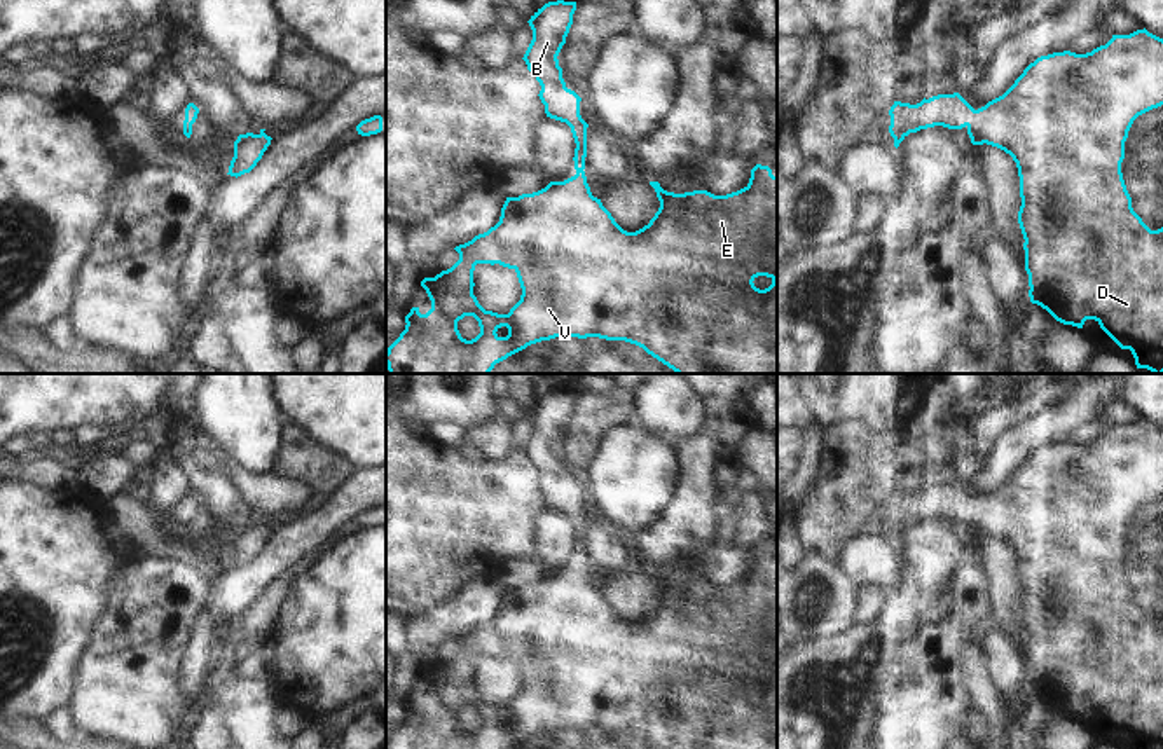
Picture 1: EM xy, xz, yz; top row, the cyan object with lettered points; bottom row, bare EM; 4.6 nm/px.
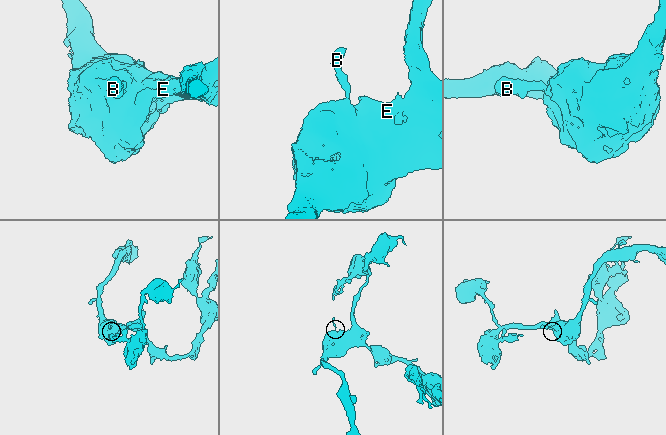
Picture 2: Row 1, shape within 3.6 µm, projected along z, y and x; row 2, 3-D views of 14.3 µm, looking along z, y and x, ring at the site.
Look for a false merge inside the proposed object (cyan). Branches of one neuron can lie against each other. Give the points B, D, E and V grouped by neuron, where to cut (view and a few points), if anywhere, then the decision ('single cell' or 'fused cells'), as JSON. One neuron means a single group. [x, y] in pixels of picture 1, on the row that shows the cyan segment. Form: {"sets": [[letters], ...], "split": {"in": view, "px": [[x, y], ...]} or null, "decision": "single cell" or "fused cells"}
{"sets": [["B", "D", "E", "V"]], "split": null, "decision": "single cell"}

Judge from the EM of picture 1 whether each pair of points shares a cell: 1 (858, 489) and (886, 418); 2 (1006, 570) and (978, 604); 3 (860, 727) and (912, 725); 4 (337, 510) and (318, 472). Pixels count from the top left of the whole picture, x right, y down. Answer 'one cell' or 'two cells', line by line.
1: two cells
2: two cells
3: two cells
4: two cells

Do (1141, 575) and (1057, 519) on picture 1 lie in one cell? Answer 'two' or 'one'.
one

